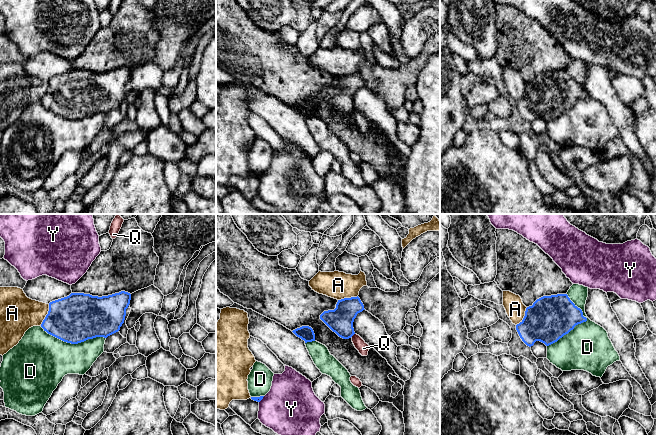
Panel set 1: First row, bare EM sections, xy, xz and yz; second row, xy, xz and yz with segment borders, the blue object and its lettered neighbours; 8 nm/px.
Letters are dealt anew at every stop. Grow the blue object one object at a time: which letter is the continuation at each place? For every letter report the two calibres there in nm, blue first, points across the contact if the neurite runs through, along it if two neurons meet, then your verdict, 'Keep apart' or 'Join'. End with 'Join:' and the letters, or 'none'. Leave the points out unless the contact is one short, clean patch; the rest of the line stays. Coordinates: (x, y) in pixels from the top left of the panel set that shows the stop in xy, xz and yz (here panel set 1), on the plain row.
A: Thickness 380 nm (blue) against 300 nm. Keep apart
D: Thickness 360 nm (blue) against 380 nm. Keep apart
Q: Thickness 200 nm (blue) against 90 nm. Boundary: xz (354, 109), (351, 112). Keep apart
Y: Thickness 50 nm (blue) against 440 nm. Keep apart
Join: none

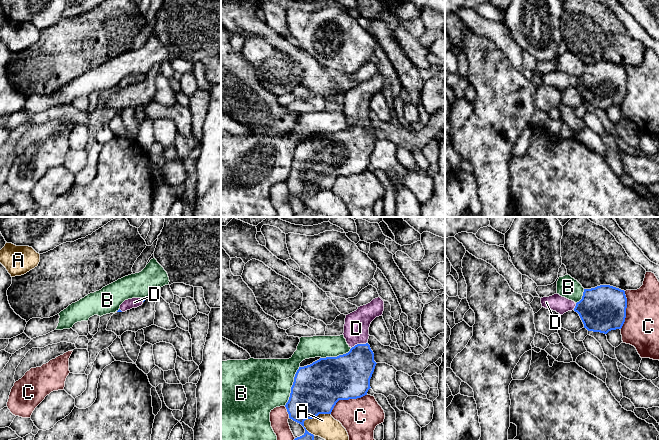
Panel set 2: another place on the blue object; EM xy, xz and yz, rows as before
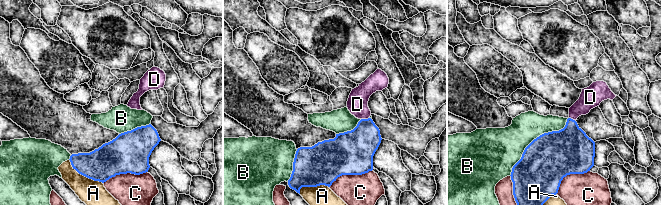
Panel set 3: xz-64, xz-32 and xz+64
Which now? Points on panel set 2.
A: Thickness 380 nm (blue) against 190 nm. Keep apart
B: Thickness 380 nm (blue) against 420 nm. Keep apart
C: Thickness 380 nm (blue) against 300 nm. Keep apart
D: Thickness 320 nm (blue) against 200 nm. Path across: xz (350, 149), (358, 141), (358, 120), (356, 104). Join
Join: D

